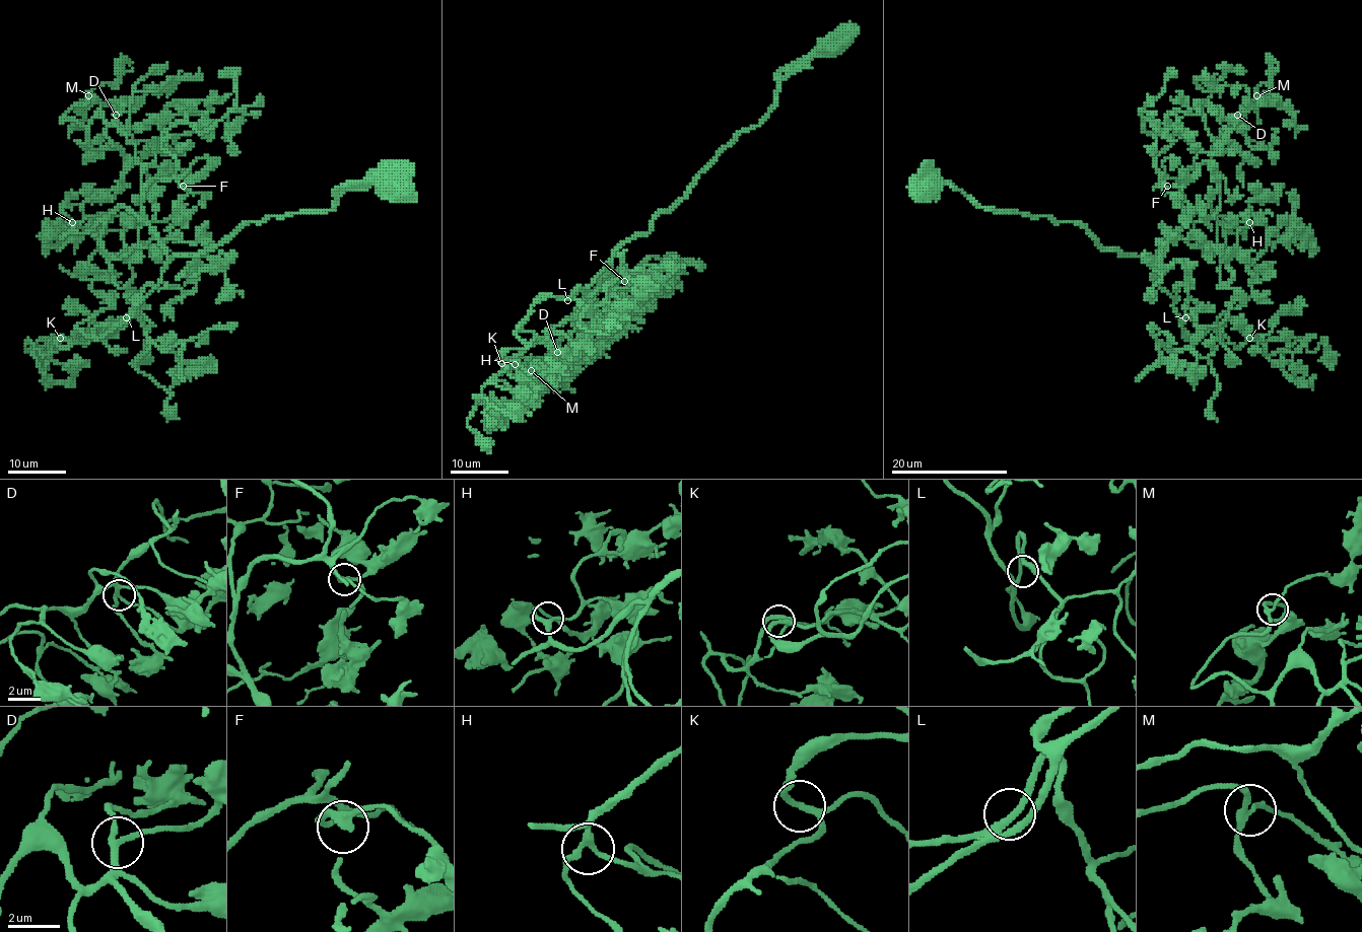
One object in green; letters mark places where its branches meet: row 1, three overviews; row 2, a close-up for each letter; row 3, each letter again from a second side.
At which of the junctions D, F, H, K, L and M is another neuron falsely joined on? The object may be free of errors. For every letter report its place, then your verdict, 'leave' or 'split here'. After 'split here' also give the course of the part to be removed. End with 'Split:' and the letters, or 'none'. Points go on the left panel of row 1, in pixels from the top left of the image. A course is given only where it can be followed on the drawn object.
D: (116, 115) | leave
F: (183, 186) | leave
H: (72, 222) | leave
K: (60, 338) | leave
L: (126, 317) | leave
M: (88, 95) | leave
Split: none

